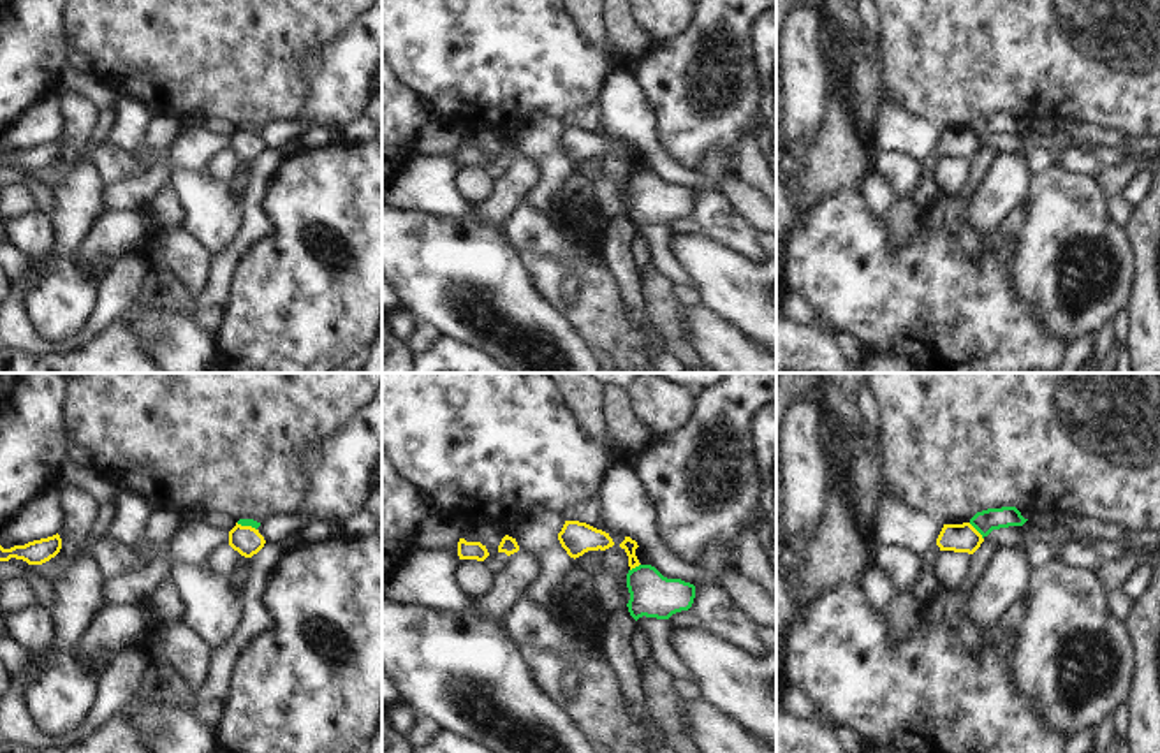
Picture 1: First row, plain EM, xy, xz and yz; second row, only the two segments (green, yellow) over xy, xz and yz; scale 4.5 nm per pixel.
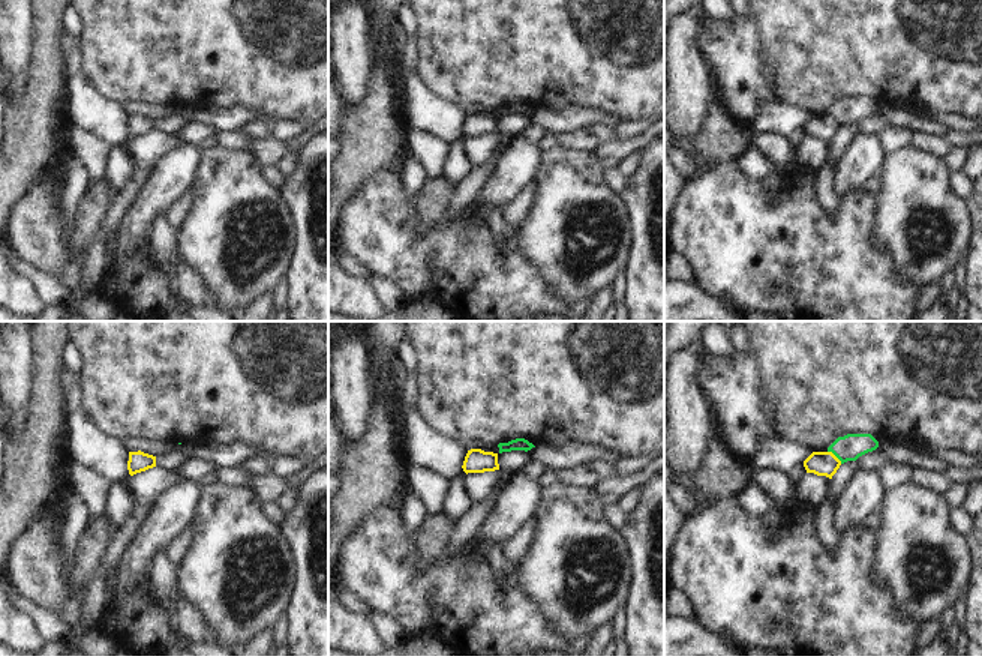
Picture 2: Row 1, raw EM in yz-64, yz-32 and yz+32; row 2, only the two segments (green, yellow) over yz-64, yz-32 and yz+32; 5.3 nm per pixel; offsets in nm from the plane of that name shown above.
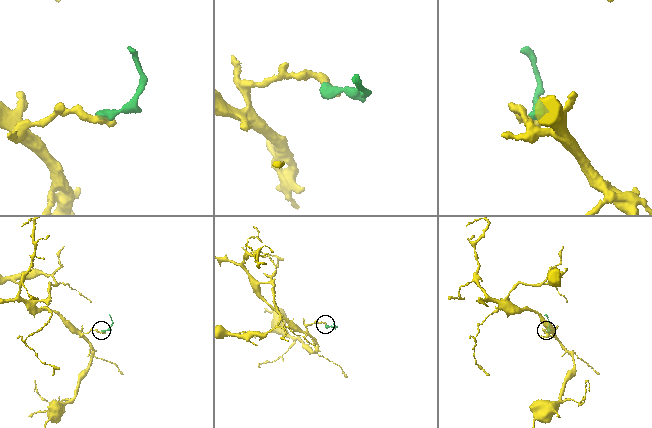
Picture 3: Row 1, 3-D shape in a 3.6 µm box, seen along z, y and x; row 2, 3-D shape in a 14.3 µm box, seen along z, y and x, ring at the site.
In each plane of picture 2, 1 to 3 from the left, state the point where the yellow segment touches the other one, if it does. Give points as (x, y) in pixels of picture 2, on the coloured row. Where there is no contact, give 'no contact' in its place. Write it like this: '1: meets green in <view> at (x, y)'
1: no contact
2: no contact
3: meets green in yz+32 at (835, 455)

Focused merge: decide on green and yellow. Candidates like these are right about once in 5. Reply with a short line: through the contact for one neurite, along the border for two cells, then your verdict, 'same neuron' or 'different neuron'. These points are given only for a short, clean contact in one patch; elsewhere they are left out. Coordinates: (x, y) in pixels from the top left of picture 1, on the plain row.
line yz (969, 129), (983, 145); different neuron

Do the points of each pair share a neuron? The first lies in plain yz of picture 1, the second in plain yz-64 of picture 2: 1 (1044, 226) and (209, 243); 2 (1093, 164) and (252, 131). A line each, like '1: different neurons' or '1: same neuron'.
1: same neuron
2: different neurons

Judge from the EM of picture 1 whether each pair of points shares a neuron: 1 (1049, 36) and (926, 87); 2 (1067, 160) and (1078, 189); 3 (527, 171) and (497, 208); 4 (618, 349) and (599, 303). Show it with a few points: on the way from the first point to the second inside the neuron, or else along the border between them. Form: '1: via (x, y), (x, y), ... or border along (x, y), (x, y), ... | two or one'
1: via (1020, 36), (977, 36), (956, 57) | one
2: border along (1060, 168), (1095, 178) | two
3: via (518, 180), (502, 199) | one
4: via (616, 338), (604, 326), (599, 314) | one

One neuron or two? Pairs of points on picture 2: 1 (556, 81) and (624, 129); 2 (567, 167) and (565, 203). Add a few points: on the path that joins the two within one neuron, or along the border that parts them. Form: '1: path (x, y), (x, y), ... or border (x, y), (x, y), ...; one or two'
1: border (648, 119), (622, 120); two
2: path (567, 176), (567, 194); one

